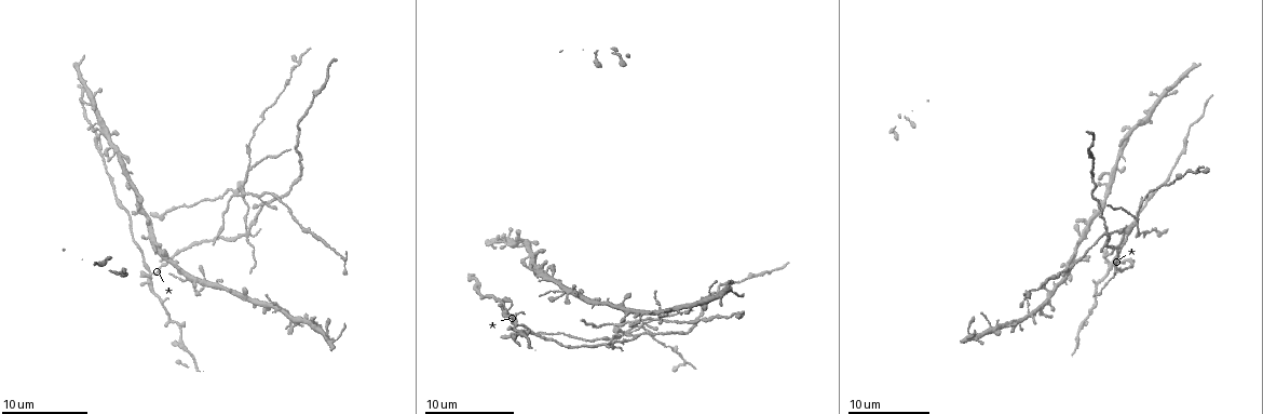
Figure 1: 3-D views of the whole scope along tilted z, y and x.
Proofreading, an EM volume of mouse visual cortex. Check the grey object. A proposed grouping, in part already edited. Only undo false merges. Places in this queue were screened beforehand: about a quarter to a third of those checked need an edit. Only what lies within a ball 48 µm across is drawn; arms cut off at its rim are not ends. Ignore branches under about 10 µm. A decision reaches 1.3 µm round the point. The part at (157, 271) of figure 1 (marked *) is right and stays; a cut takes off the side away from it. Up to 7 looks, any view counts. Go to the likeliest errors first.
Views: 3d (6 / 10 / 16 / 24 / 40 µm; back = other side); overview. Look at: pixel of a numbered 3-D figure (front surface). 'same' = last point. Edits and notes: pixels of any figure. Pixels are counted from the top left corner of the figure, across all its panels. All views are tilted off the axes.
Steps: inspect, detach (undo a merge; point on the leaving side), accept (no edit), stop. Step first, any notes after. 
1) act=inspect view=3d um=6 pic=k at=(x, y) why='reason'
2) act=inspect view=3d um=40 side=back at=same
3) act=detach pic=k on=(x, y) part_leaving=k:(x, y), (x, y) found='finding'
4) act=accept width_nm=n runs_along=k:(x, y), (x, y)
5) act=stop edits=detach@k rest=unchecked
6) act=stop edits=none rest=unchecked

act=inspect view=3d um=10 pic=1 at=(245, 226) why='thin arm on a thick one'

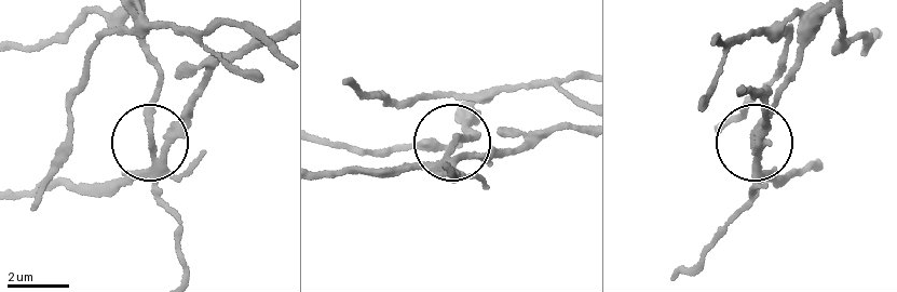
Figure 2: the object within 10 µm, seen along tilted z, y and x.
act=inspect view=3d um=10 side=back pic=2 at=(454, 145)

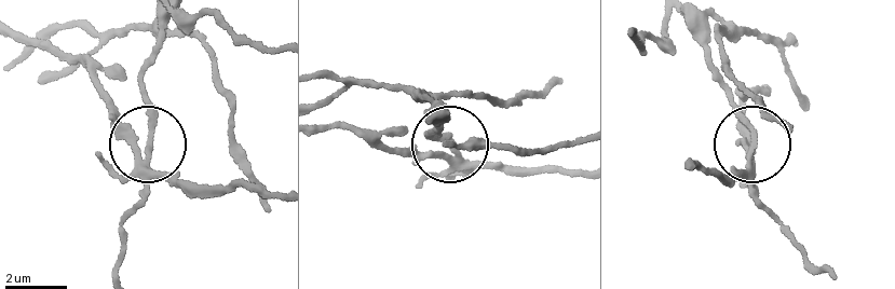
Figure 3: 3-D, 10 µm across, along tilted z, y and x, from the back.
act=detach pic=3 on=(150, 132) side_arm_um=27 part_leaving=3:(457, 162), (416, 98), (322, 77) found='two neurons meet here'

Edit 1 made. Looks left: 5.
act=inspect view=3d um=10 pic=1 at=(147, 281) why='four-way junction'

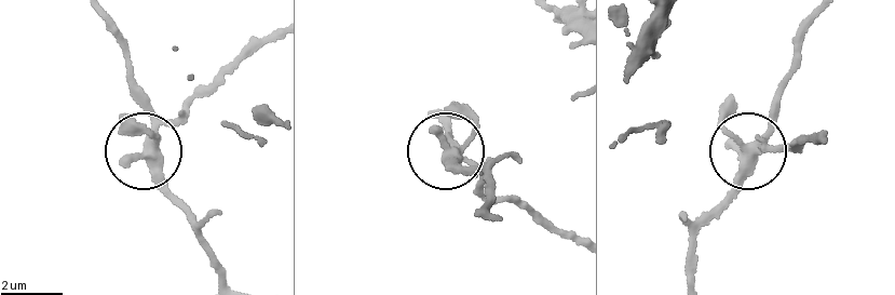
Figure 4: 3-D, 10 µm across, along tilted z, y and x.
act=inspect view=3d um=10 side=back pic=4 at=(451, 153) why='from behind'

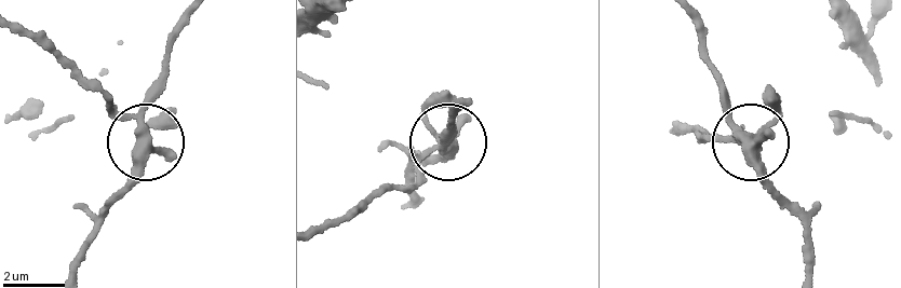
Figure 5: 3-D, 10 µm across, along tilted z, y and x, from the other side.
act=accept side_arm_um=17 runs_along=5:(116, 111), (146, 147), (113, 199) found='continuous, no second neuron'

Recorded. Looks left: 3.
act=inspect view=3d um=10 pic=1 at=(183, 279) why='calibre changes'

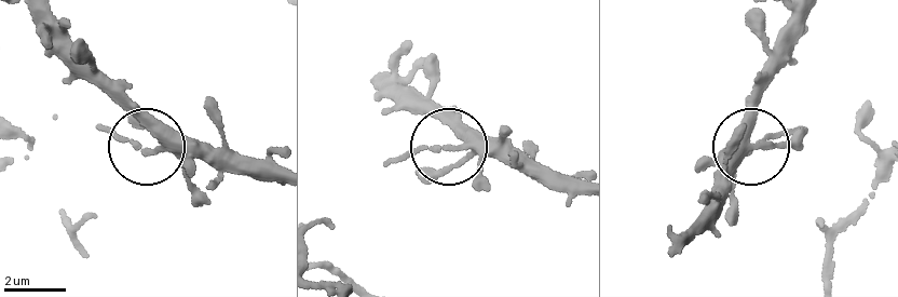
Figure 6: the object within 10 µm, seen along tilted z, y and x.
act=accept found='one neuron here'

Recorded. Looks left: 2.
act=stop edits=detach@3 rest=unchecked

